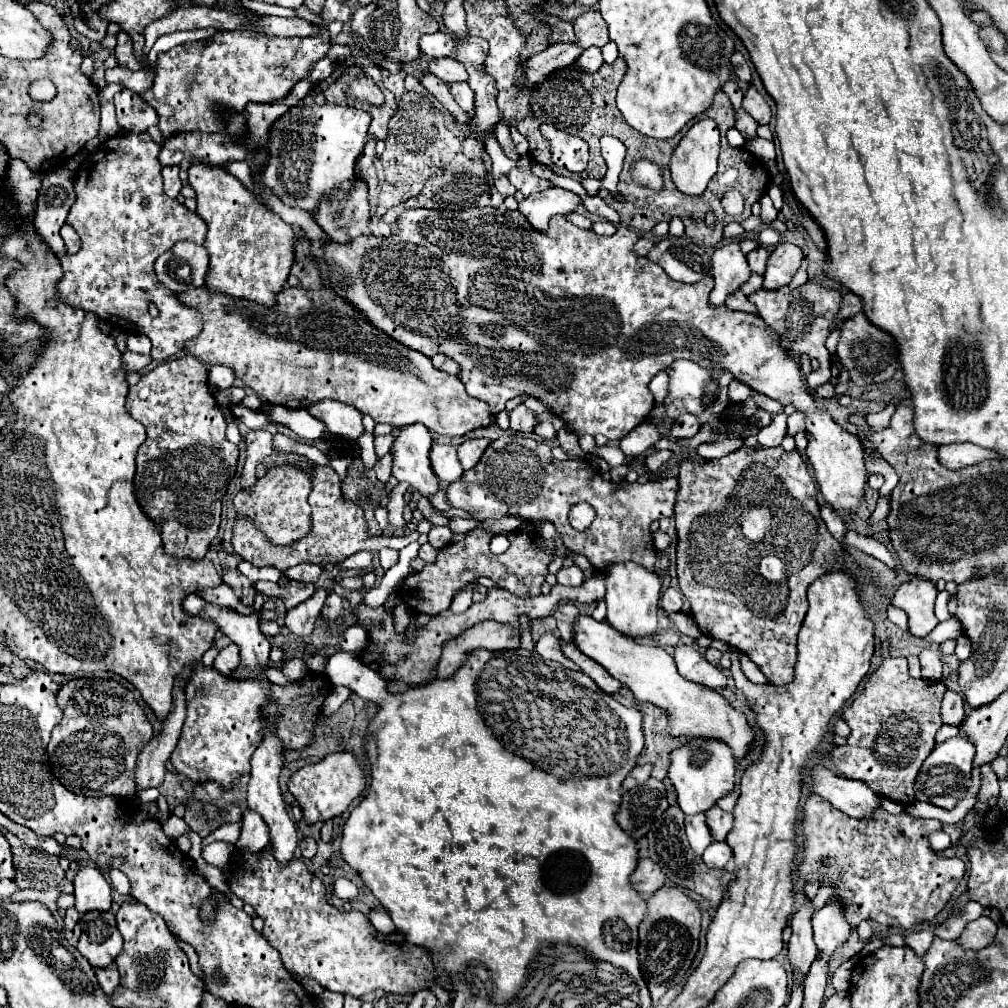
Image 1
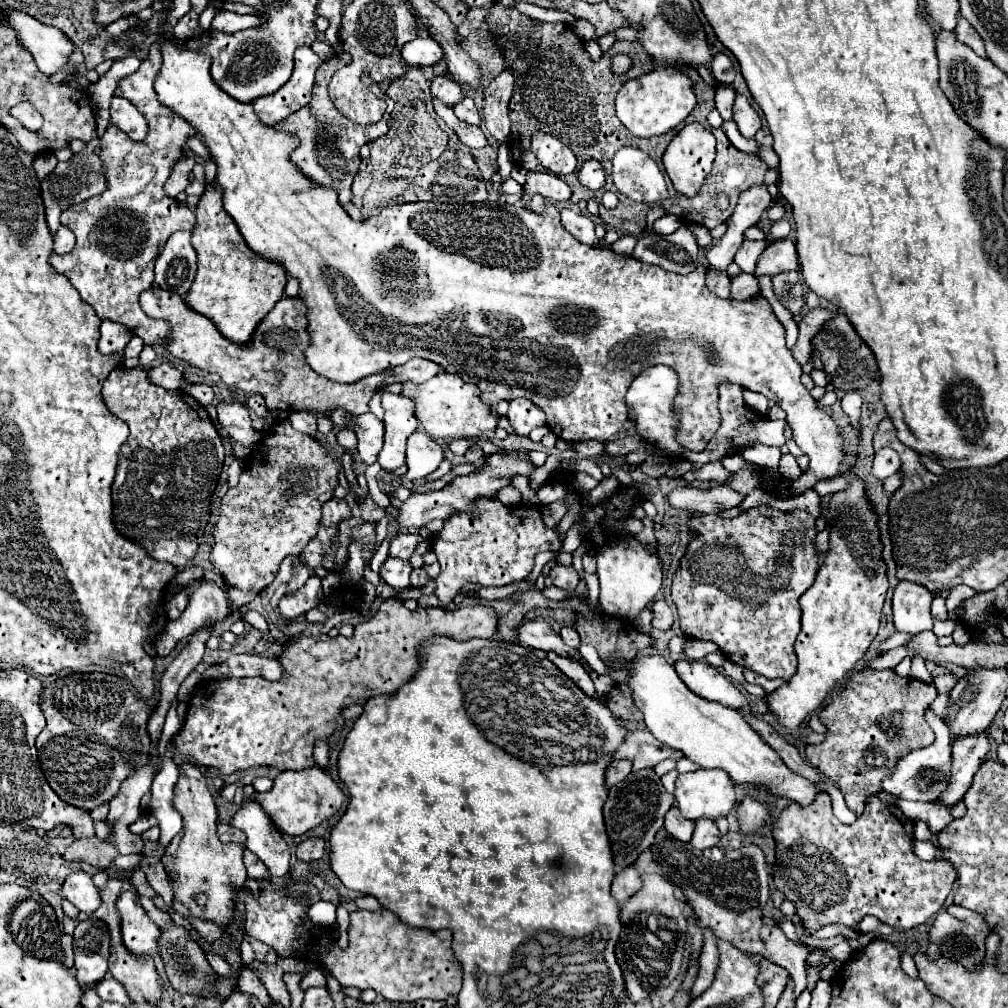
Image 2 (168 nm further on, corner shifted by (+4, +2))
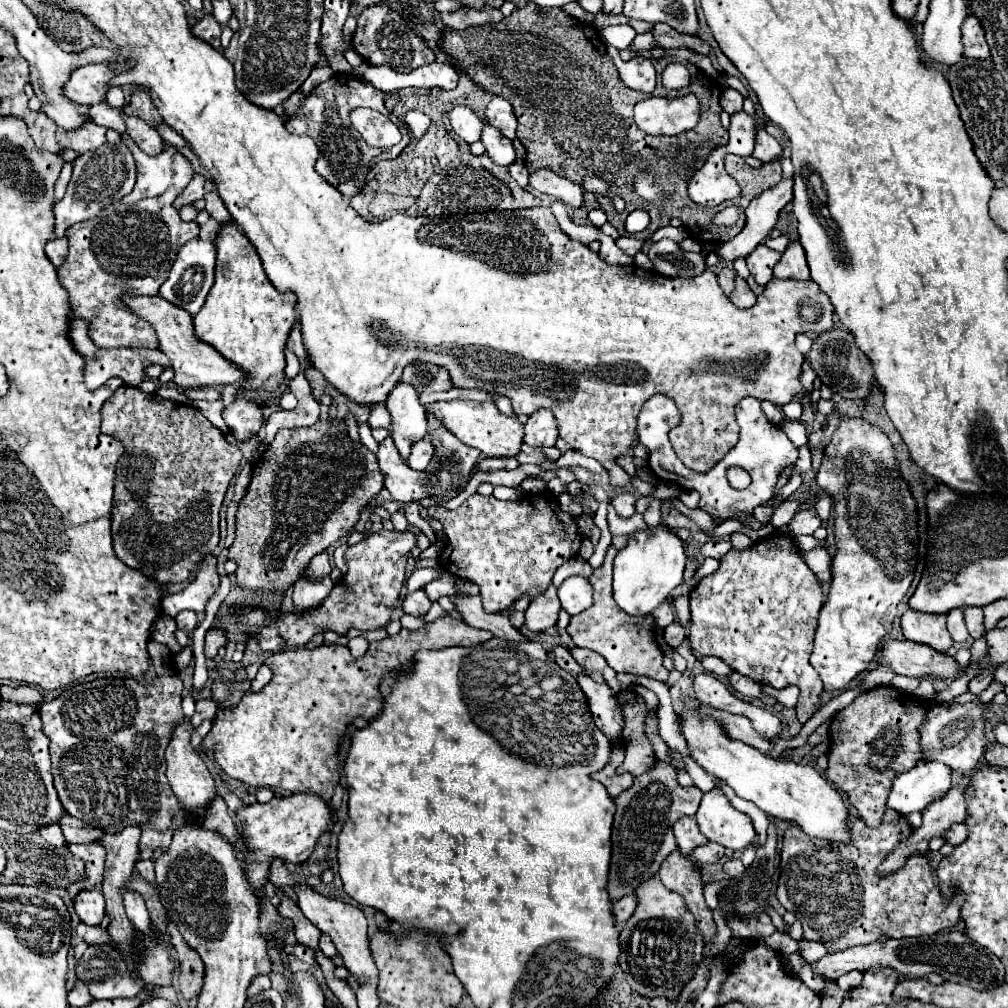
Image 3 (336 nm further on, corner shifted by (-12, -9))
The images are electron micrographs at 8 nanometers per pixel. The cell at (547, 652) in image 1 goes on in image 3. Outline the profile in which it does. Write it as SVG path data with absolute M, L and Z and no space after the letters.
M576 675L576 679L588 699L594 725L598 729L606 729L610 741L620 739L620 733L610 731L624 727L624 717L620 715L620 707L616 703L616 695L612 693L612 689L606 683L594 683L588 675Z

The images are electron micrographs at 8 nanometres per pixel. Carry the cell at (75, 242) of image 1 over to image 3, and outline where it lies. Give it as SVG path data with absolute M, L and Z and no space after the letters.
M52 239L46 243L46 255L48 255L48 261L58 269L64 259L66 259L66 253L68 253L68 239Z

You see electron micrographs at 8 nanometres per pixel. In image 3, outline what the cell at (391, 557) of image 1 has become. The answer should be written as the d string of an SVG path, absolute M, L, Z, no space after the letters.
M418 589L418 591L414 591L414 593L408 593L408 595L404 597L404 601L402 601L404 613L414 615L414 617L424 617L424 615L430 611L430 607L432 607L432 603L428 601L428 597L424 595L422 589Z

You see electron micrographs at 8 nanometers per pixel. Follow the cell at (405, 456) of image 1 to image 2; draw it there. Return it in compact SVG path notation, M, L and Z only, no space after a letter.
M384 392L384 448L380 450L378 464L384 472L394 472L406 466L406 440L418 430L418 420L412 412L412 400L402 394Z

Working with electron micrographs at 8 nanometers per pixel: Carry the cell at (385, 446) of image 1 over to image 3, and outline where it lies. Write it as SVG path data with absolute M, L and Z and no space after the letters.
M440 425L440 427L434 427L434 431L432 431L432 447L434 447L436 451L434 451L430 469L428 469L428 471L412 471L412 469L404 463L404 459L400 457L400 453L396 451L392 439L384 439L384 441L380 443L378 463L380 463L380 469L382 469L384 477L386 477L386 489L390 491L390 495L392 495L394 501L398 501L398 503L410 503L410 501L418 501L418 499L422 499L422 497L432 497L436 503L446 503L446 501L454 499L460 491L464 491L464 487L468 485L468 481L470 481L470 477L472 477L472 465L476 465L476 461L478 461L478 457L480 457L480 451L476 451L476 449L466 447L464 443L460 443L460 441L458 441L446 427L442 427L442 425Z

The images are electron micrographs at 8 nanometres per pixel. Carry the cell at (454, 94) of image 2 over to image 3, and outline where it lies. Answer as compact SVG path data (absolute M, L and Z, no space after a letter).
M458 105L450 111L450 125L454 133L460 135L466 143L474 143L474 141L480 141L484 121L472 109Z

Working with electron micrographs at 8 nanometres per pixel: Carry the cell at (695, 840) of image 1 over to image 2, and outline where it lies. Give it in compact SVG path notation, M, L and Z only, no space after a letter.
M674 806L672 810L668 810L668 814L666 814L666 818L664 818L664 828L666 828L674 838L678 838L678 840L682 840L682 842L690 842L692 832L694 832L694 822L682 818L680 810Z

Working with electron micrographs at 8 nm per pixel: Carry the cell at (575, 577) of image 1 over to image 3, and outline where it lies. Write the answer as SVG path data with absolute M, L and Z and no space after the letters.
M568 577L558 587L558 599L570 615L578 615L592 605L592 585L584 577Z

